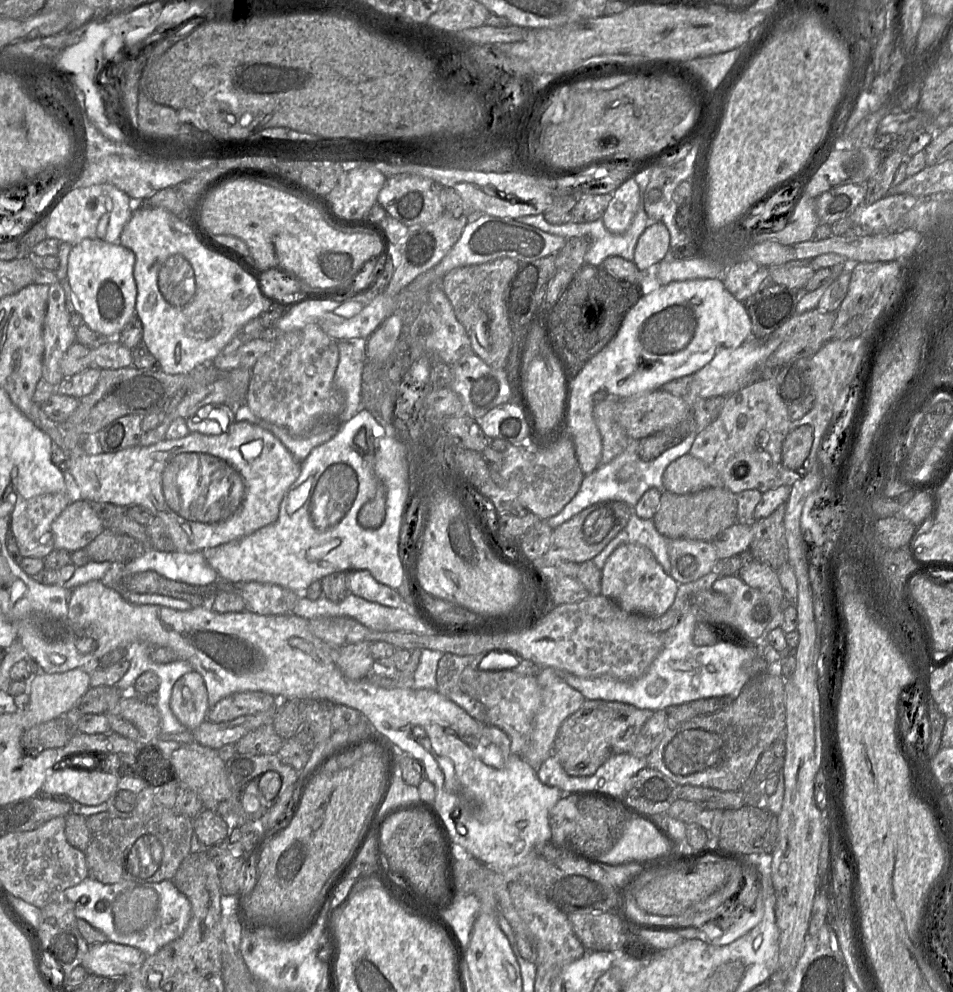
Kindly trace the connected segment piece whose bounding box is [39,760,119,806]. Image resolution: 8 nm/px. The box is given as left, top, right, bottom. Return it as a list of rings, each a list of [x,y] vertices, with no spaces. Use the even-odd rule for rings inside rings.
[[[74,760],[73,767],[60,771],[52,769],[39,792],[47,794],[66,795],[68,799],[84,805],[100,805],[112,795],[119,779],[111,773],[106,773],[97,767],[88,767],[89,763]],[[76,768],[94,768],[85,770]]]

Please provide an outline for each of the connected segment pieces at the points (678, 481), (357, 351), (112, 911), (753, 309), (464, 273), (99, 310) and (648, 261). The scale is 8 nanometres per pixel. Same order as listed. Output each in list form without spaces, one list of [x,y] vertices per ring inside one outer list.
[[[690,453],[667,466],[663,474],[663,485],[666,491],[678,495],[693,494],[711,487],[723,487],[717,471]]]
[[[337,342],[339,362],[334,385],[346,398],[346,407],[340,415],[340,425],[343,425],[362,409],[361,382],[365,365],[365,342]]]
[[[88,876],[79,884],[67,888],[64,897],[73,903],[77,919],[87,921],[91,926],[103,932],[108,941],[135,947],[147,956],[154,955],[164,946],[180,938],[191,919],[191,904],[172,880],[161,882],[123,881],[104,884]]]
[[[767,281],[754,295],[741,301],[751,319],[750,339],[767,339],[786,323],[795,315],[801,295],[800,290]]]
[[[501,258],[483,264],[454,268],[441,279],[441,288],[456,318],[466,329],[472,352],[494,369],[506,369],[513,332],[506,311],[504,292],[519,268],[519,261]]]
[[[83,239],[72,245],[68,256],[67,278],[80,303],[80,313],[92,330],[107,337],[117,337],[134,315],[136,283],[133,277],[134,253],[120,243]]]
[[[651,222],[639,237],[633,262],[642,271],[661,262],[670,249],[670,234],[661,222]]]

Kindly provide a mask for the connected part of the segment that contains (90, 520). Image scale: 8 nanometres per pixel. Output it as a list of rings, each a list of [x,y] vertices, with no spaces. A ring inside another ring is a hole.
[[[86,500],[71,501],[51,524],[54,548],[70,553],[88,546],[103,530],[104,521]]]

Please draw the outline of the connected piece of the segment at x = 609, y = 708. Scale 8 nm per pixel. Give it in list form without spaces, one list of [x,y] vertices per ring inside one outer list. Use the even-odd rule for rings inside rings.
[[[586,700],[560,726],[553,743],[553,756],[559,760],[567,774],[571,776],[590,776],[610,757],[616,754],[630,753],[643,725],[653,713],[652,710],[640,709],[622,702]]]

